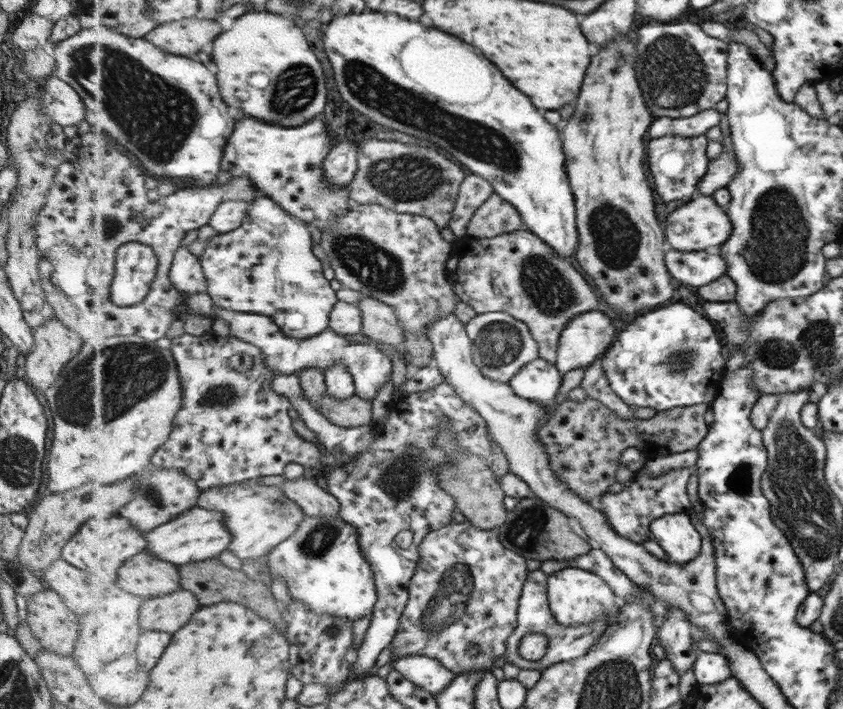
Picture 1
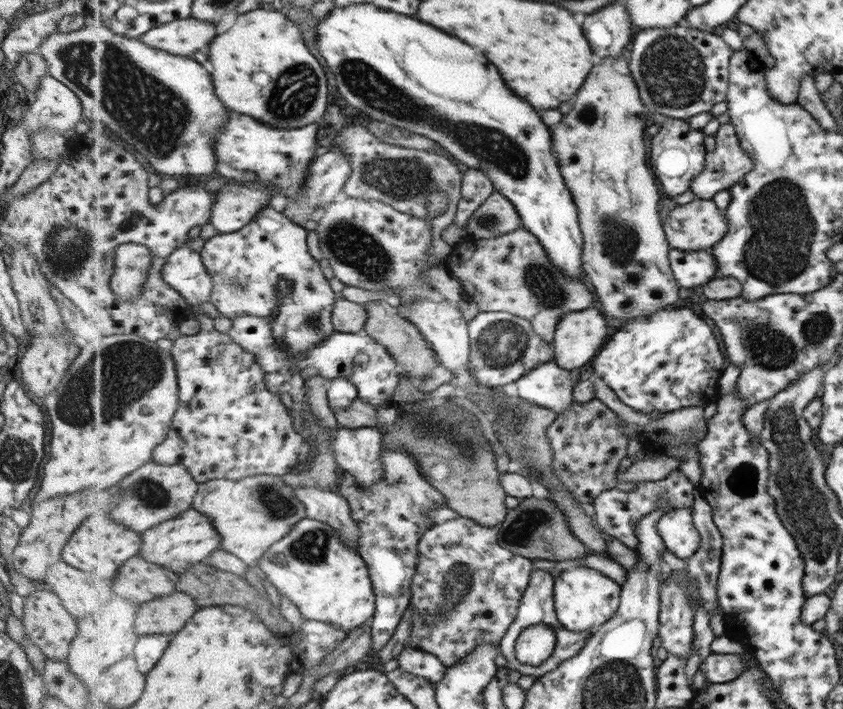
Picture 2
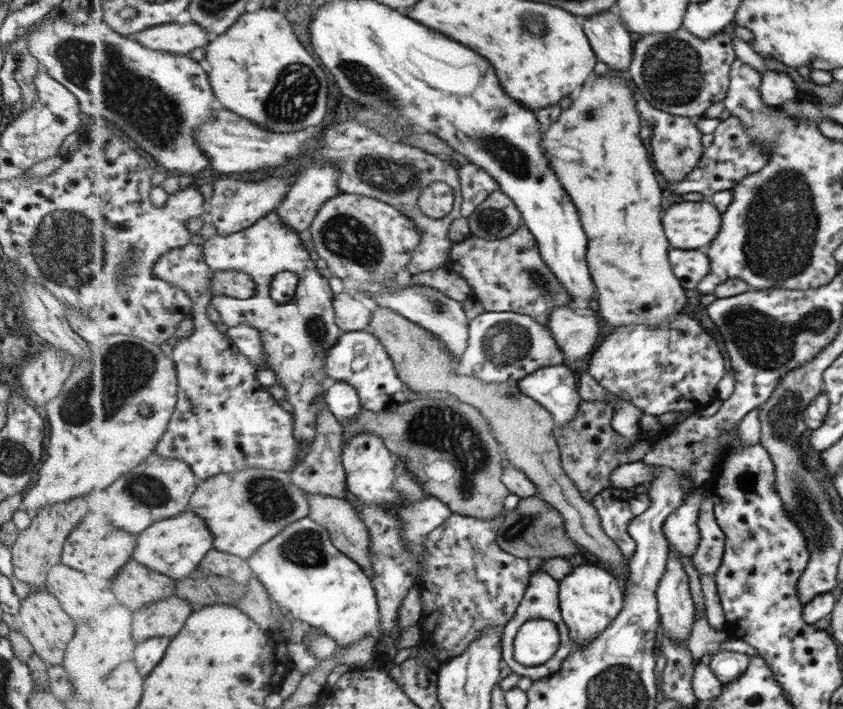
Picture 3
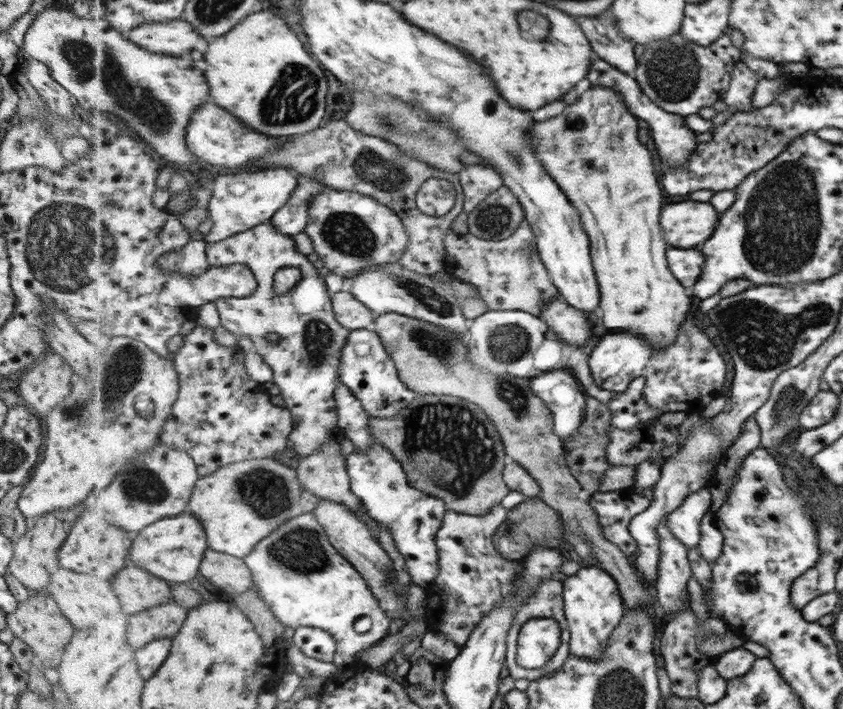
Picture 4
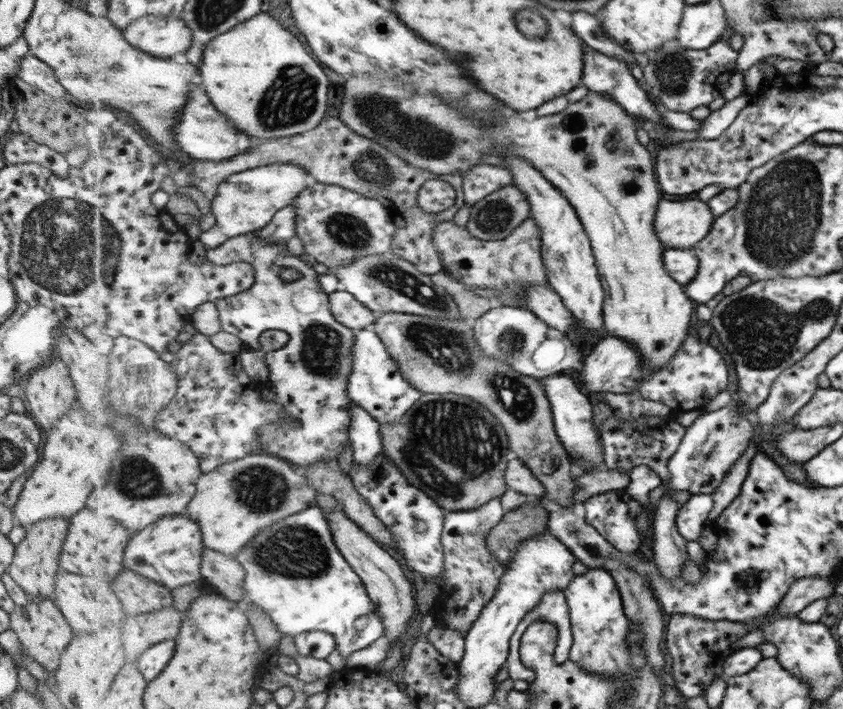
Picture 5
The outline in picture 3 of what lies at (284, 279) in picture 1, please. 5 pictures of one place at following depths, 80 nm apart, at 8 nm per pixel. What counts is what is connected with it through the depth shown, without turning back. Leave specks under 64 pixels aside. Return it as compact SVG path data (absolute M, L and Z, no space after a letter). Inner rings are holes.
M278 212L269 213L268 216L261 218L255 225L239 232L228 234L227 236L212 236L203 245L206 263L217 273L224 270L235 270L245 272L256 282L256 291L251 298L235 298L226 294L214 296L212 304L221 313L222 322L228 328L235 326L253 326L261 331L264 347L268 354L268 364L278 374L278 384L286 390L286 400L293 406L294 430L296 437L302 442L306 451L316 440L320 432L319 426L320 410L328 408L325 395L327 390L323 388L323 380L329 377L326 373L325 357L328 350L336 345L336 342L343 336L343 330L337 325L336 310L334 300L336 294L329 286L329 280L319 274L321 262L313 260L309 256L308 243L301 240L299 232L290 228L283 222ZM279 272L294 272L299 278L295 296L286 304L277 304L271 298L271 282L275 274Z

